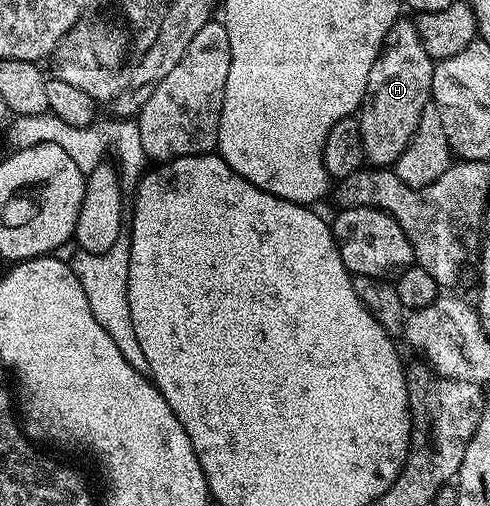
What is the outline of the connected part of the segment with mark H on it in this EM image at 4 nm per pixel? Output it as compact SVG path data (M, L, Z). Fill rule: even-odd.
M399 19L386 36L385 48L368 75L366 99L357 114L366 161L374 167L390 167L410 146L422 112L431 104L432 71L436 62L424 51L422 36L413 20Z

